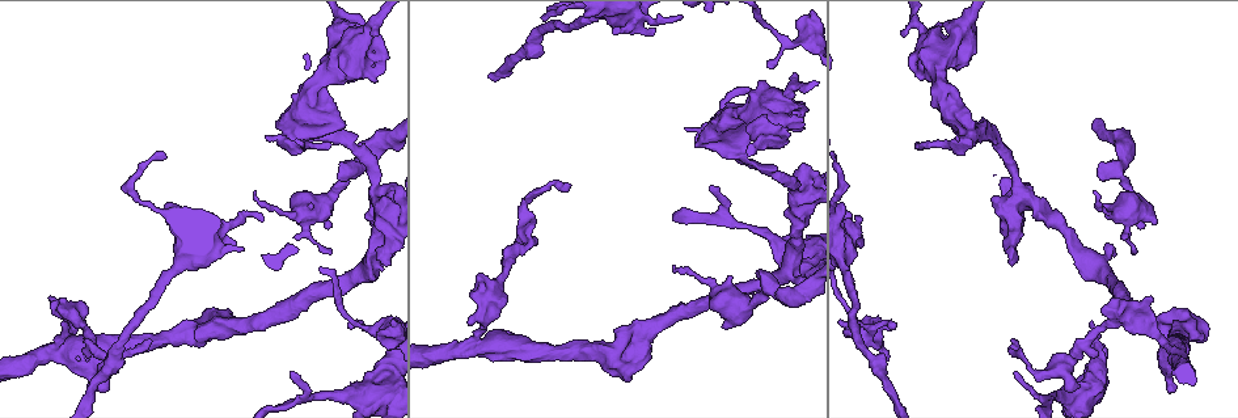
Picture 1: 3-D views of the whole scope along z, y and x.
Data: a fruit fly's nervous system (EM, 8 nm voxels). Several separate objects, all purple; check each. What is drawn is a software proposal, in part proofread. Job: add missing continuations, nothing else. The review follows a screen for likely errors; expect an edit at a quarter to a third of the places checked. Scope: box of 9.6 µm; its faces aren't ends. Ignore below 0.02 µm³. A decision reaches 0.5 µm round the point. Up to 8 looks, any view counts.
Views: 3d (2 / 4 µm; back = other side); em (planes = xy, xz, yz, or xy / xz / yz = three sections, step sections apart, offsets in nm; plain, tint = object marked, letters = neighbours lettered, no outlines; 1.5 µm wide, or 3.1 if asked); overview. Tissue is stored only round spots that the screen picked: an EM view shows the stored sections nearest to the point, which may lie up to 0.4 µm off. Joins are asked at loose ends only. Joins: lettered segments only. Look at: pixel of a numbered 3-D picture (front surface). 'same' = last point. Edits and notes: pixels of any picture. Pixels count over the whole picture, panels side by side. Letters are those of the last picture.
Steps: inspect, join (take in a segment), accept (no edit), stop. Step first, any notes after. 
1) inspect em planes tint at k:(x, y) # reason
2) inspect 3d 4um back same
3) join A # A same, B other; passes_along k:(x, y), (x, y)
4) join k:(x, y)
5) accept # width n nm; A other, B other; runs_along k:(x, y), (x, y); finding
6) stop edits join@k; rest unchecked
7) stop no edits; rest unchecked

inspect em yz step 8 letters at 1:(1134, 252) # branch stops here

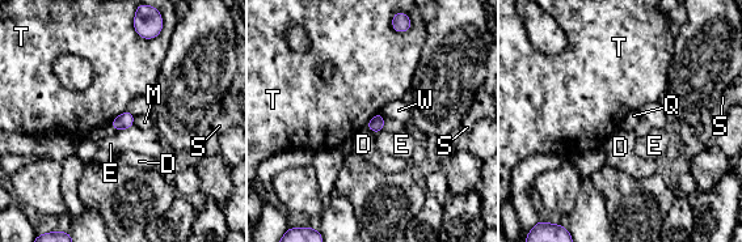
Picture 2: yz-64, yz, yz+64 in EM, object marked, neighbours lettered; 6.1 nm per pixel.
accept # D other, E other, M other, Q other, S other, T other, W other; none of them fits

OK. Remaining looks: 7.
inspect em xy step 4 letters at 1:(1094, 193)

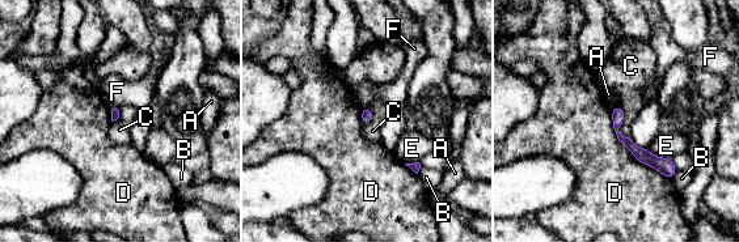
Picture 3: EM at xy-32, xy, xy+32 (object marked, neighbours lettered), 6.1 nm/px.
inspect em planes letters same

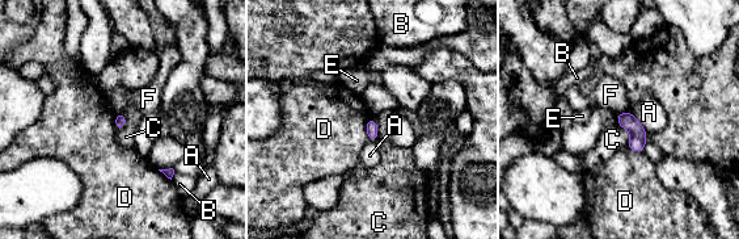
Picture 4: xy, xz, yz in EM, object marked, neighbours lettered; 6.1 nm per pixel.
accept # A other, B other, C other, D other, E other, F other; no lettered segment goes on from it

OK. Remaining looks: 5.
inspect em planes letters at 1:(614, 32) # branch stops here

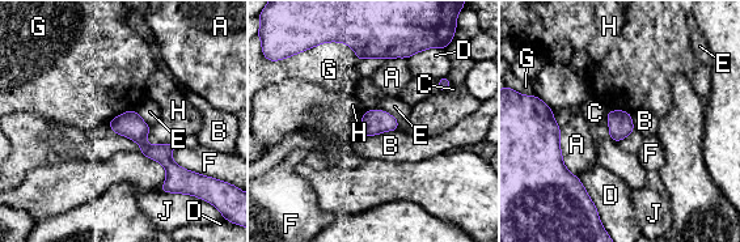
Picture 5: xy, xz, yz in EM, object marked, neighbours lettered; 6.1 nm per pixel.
accept # A other, B other, C other, D other, E other, F other, G other, H other, J other; border 5:(143, 140), (148, 144), (176, 144); none of them fits

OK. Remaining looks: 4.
stop no edits; rest unchecked

